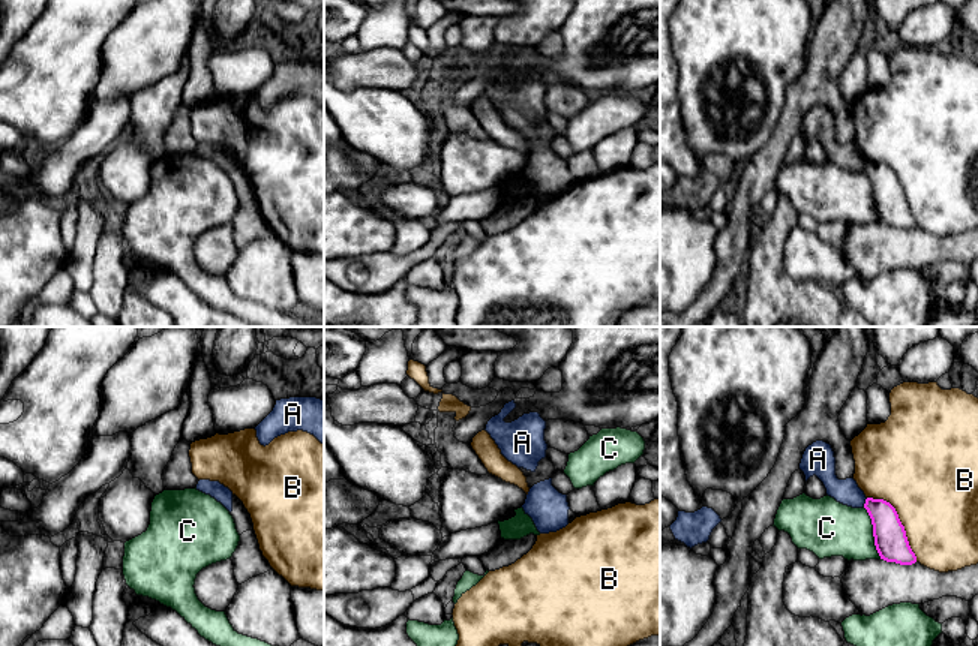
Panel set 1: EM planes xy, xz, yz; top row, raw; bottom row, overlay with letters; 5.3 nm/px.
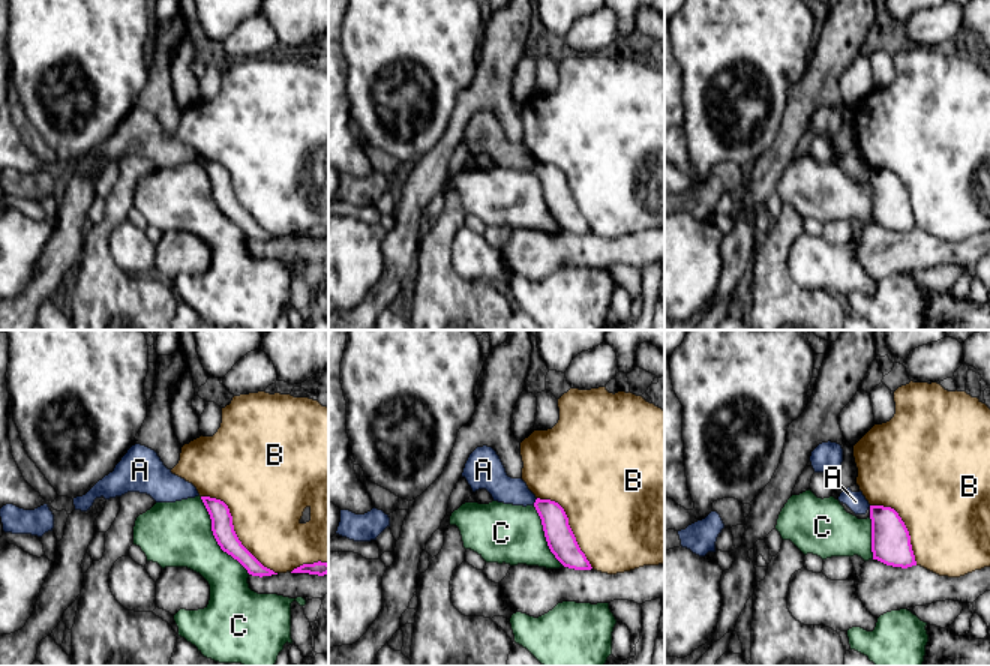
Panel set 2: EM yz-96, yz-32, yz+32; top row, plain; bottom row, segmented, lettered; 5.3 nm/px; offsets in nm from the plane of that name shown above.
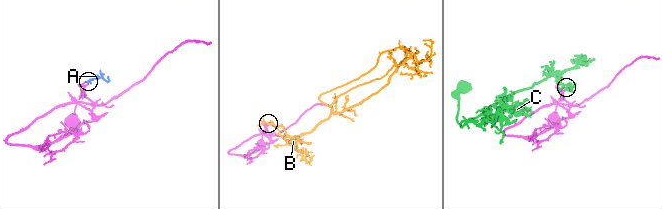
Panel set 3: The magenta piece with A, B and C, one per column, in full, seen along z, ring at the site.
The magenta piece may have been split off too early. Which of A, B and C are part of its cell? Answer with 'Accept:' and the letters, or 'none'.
Accept: none

